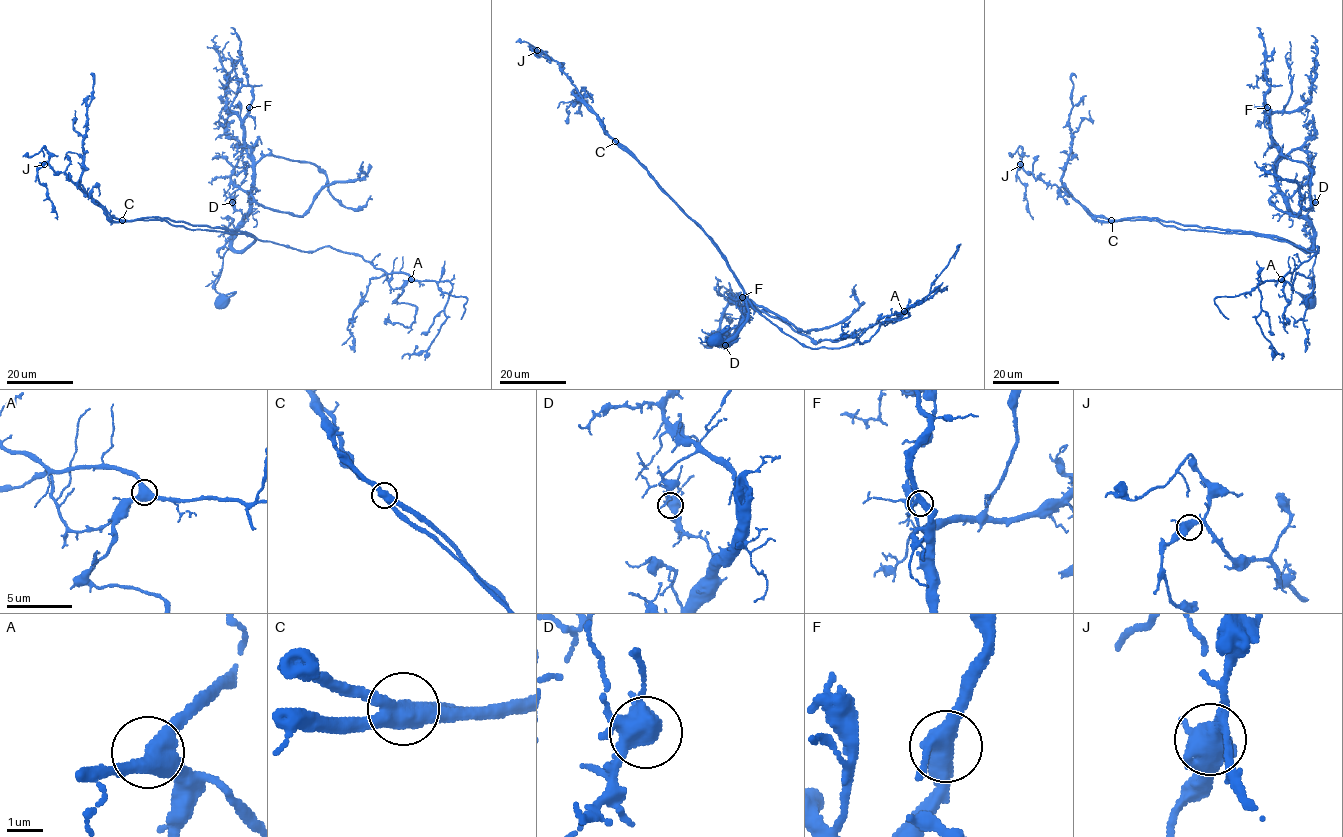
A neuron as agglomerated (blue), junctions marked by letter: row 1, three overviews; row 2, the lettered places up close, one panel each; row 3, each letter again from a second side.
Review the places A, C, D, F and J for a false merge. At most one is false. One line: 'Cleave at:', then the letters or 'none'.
Cleave at: C

